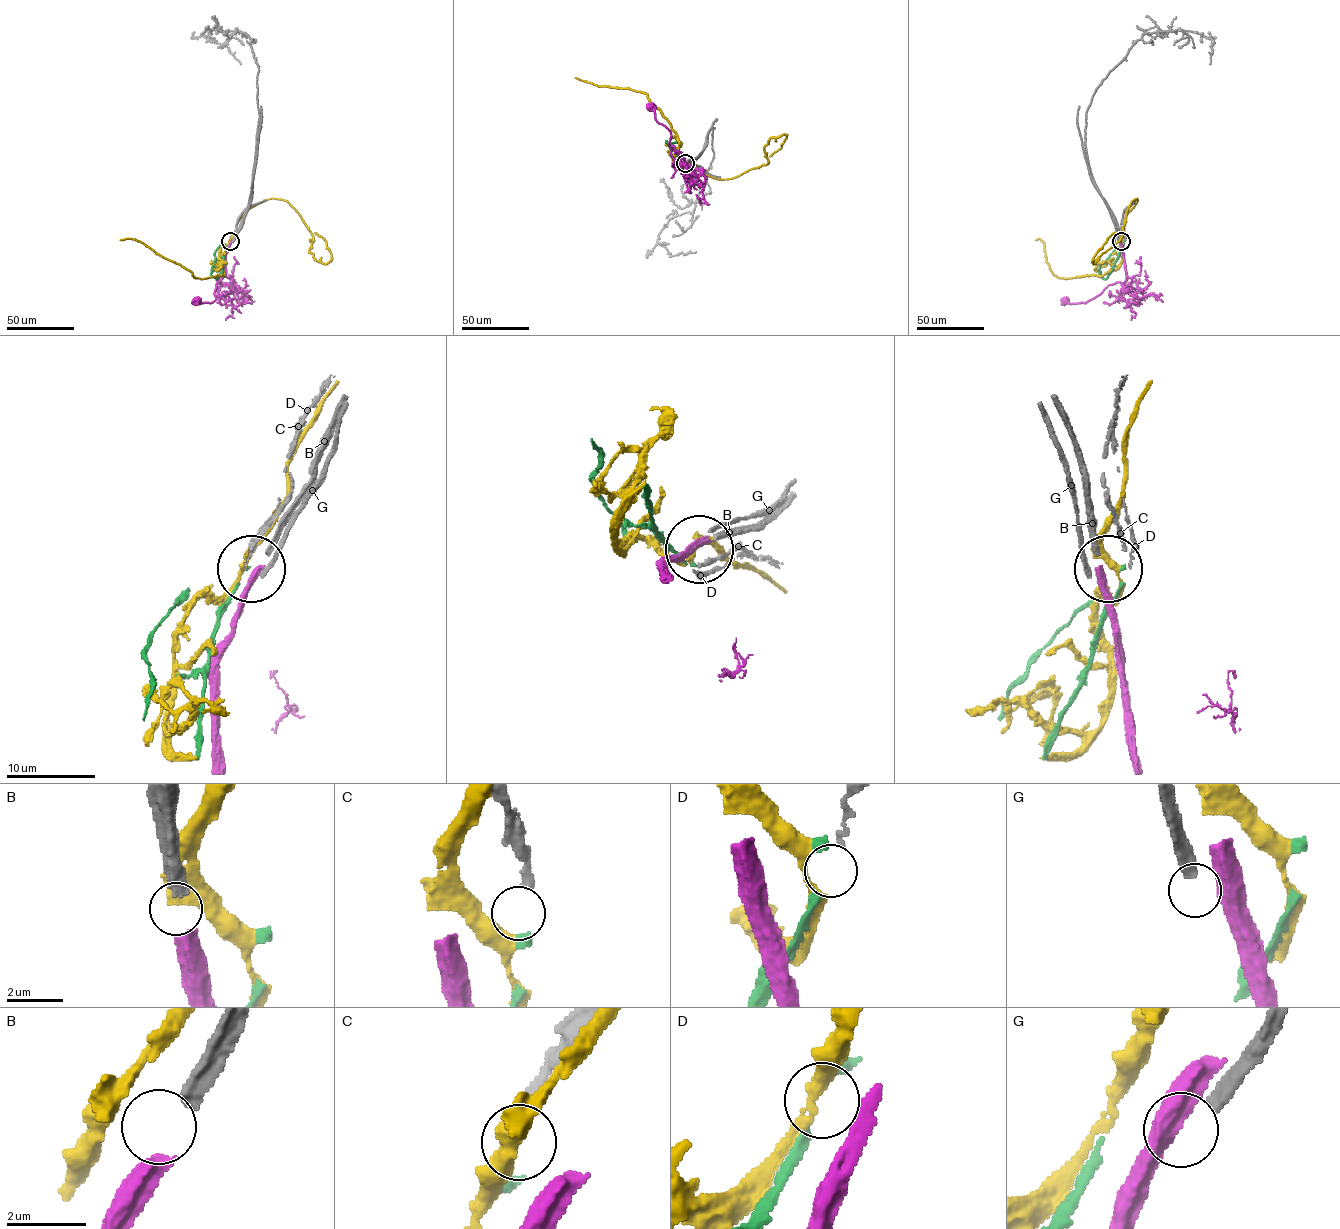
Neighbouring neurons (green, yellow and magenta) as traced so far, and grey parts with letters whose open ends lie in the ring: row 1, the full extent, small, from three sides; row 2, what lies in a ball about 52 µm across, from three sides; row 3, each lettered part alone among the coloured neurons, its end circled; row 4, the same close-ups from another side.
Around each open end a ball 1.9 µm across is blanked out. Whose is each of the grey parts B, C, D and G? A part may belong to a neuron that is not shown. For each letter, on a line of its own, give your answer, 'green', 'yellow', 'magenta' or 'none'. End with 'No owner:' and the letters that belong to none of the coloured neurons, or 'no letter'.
B: magenta
C: green
D: none
G: none
No owner: D, G

